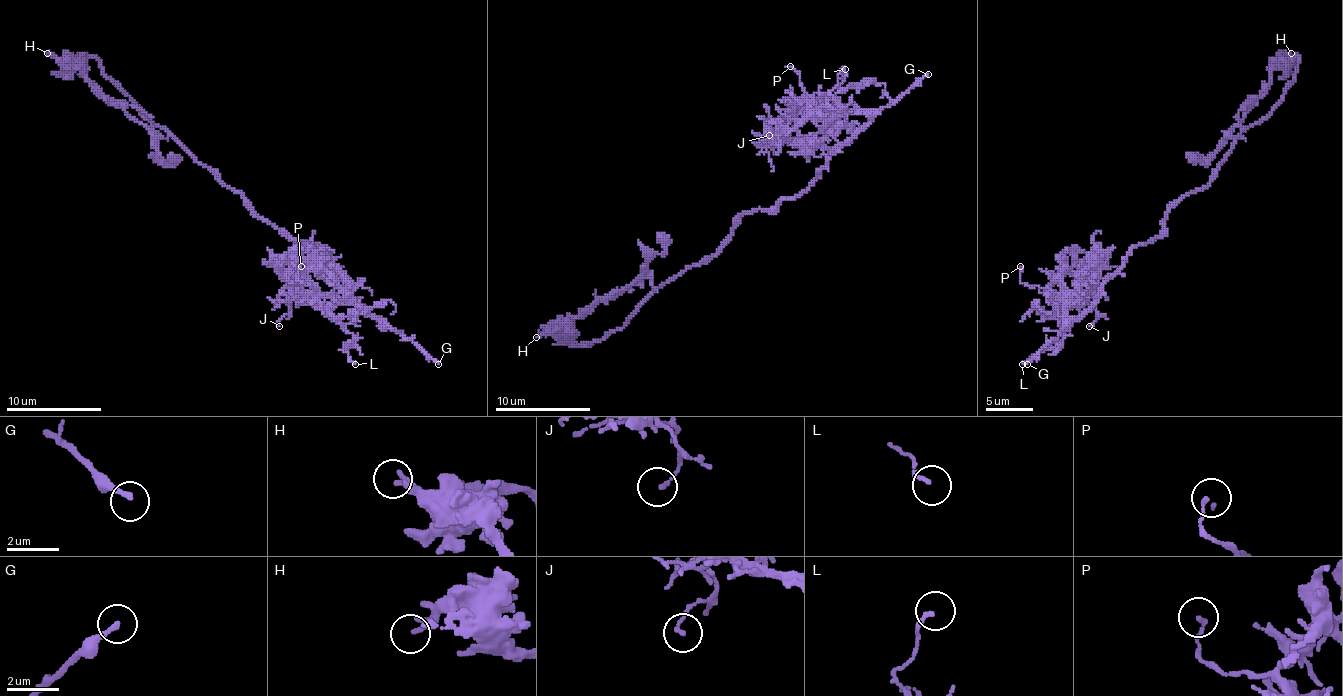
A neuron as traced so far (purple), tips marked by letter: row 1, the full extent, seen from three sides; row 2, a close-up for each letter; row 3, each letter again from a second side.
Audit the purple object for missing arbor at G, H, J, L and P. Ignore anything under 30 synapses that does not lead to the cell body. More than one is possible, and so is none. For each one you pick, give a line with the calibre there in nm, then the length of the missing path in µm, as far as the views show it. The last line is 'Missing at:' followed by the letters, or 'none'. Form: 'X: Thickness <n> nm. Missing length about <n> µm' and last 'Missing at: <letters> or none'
G: Thickness 220 nm. Missing length about 45 µm
Missing at: G

